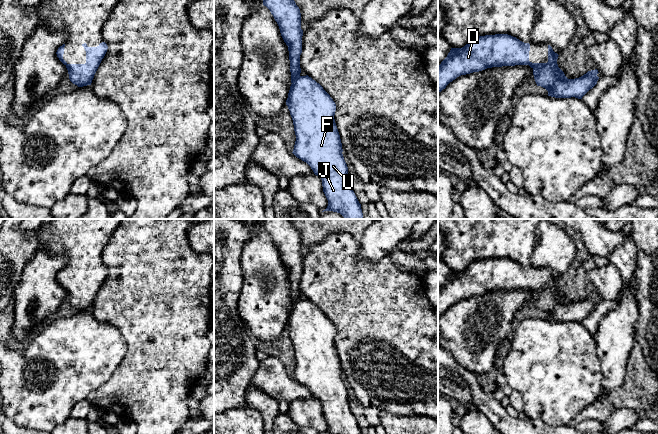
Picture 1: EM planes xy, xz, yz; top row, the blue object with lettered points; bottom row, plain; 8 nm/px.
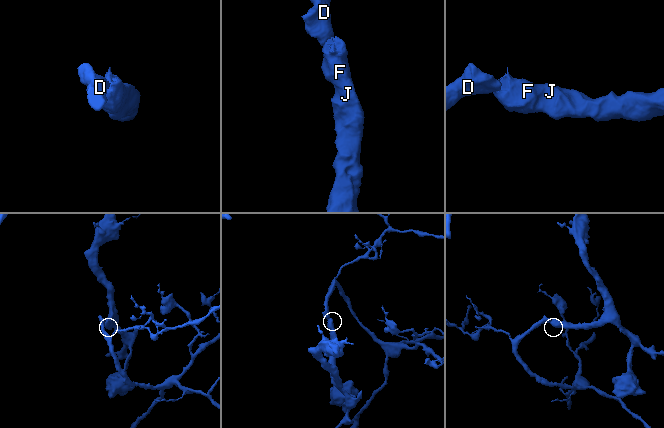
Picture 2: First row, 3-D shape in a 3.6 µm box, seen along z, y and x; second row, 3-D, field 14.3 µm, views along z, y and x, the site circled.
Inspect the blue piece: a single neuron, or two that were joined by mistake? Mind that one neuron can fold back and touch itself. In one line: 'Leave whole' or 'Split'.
Split

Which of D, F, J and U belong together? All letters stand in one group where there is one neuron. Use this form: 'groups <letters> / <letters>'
groups D / F J U

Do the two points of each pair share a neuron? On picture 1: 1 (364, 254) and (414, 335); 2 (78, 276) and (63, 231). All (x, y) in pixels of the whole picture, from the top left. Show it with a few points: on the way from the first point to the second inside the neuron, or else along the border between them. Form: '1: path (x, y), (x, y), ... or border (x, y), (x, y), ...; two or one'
1: border (359, 242), (361, 259), (378, 261), (390, 252); two
2: path (78, 265), (78, 246), (74, 242); one

